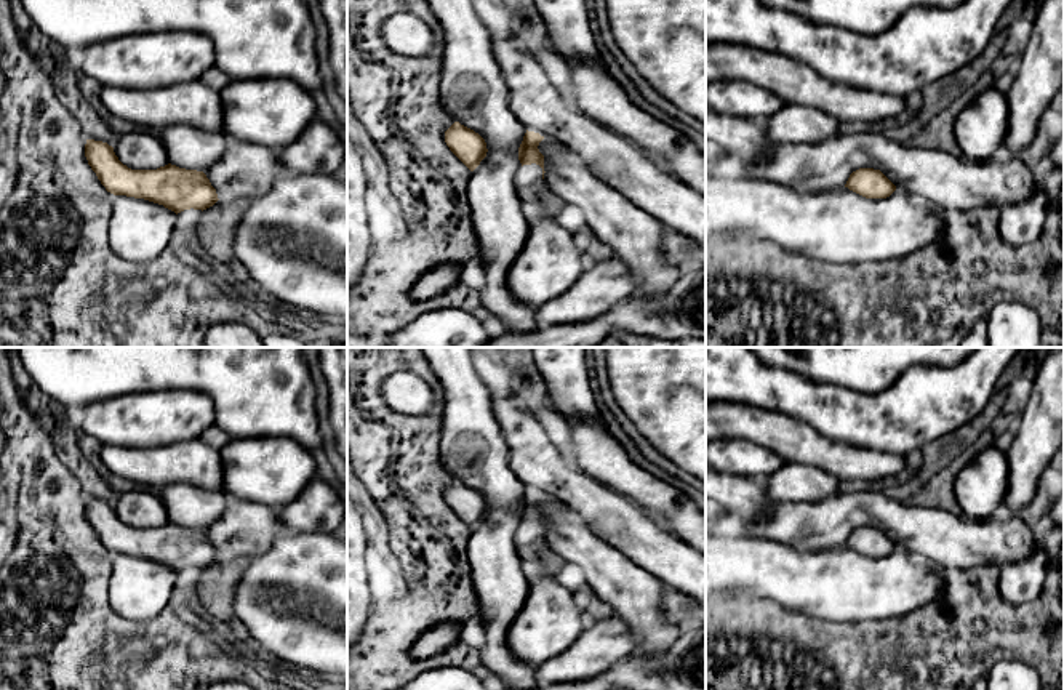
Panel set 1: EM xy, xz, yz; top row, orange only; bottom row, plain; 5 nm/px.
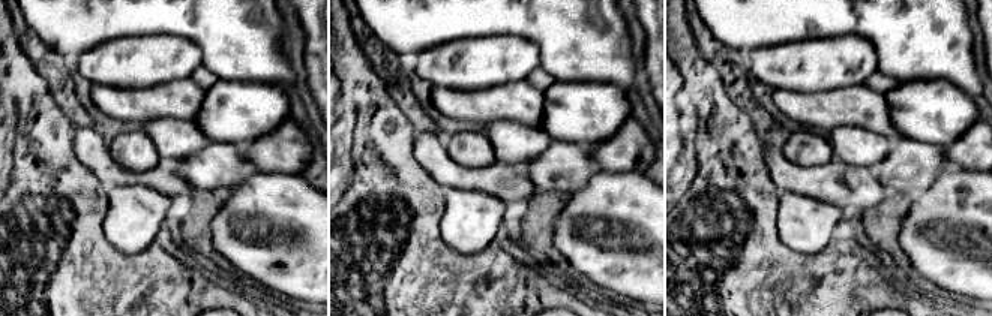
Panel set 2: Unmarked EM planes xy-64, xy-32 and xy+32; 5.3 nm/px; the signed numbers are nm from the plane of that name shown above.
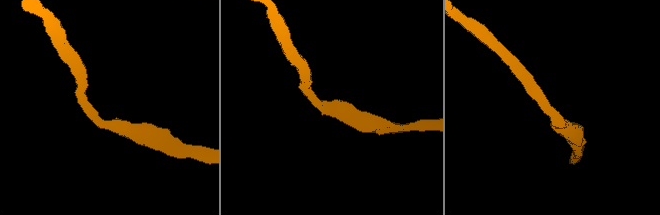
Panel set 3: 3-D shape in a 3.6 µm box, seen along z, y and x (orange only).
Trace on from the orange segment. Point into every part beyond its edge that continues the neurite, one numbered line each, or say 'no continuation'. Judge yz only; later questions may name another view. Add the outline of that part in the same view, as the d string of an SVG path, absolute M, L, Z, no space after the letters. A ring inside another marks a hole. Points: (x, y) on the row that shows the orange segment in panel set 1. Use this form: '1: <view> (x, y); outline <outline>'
no continuation

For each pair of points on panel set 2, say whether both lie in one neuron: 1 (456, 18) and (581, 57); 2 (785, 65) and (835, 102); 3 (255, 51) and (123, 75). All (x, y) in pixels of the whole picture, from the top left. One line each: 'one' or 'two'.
1: one
2: two
3: two

